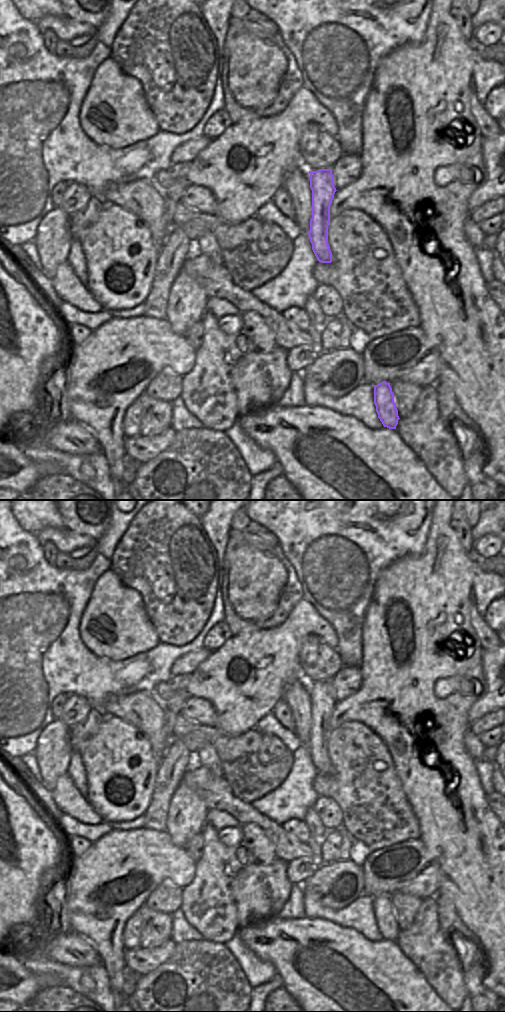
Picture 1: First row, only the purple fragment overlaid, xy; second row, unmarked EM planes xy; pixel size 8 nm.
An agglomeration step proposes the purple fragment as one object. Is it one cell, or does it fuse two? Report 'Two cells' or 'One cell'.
One cell.

